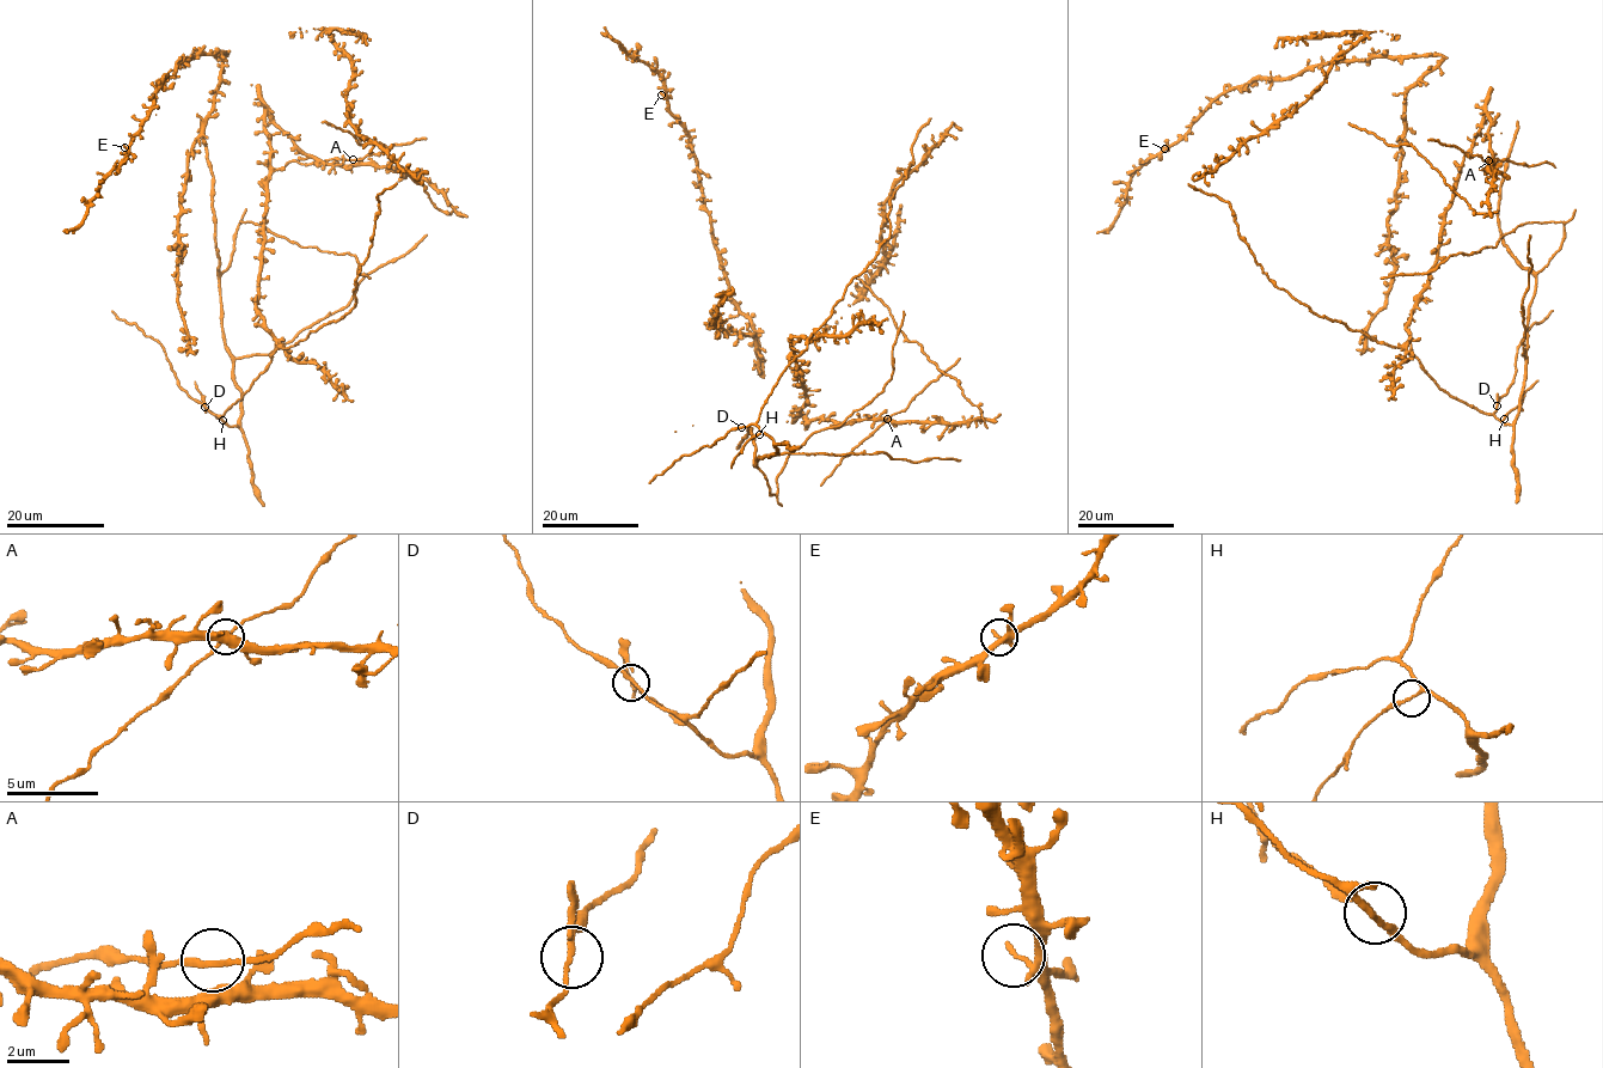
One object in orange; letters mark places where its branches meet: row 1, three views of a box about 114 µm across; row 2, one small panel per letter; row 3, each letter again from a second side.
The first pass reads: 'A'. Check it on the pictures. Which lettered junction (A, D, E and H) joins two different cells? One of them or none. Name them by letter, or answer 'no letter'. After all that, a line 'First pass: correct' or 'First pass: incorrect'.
no letter
First pass: incorrect

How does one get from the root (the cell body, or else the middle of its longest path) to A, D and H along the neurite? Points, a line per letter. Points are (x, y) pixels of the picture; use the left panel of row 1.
A: (257, 292), (270, 151), (270, 138), (264, 127), (265, 110), (305, 153), (325, 163), (352, 165), (353, 159)
D: (257, 292), (256, 312), (275, 342), (271, 359), (222, 415), (212, 414), (205, 407)
H: (257, 292), (256, 312), (274, 339), (275, 351), (267, 367), (221, 416), (224, 420)

